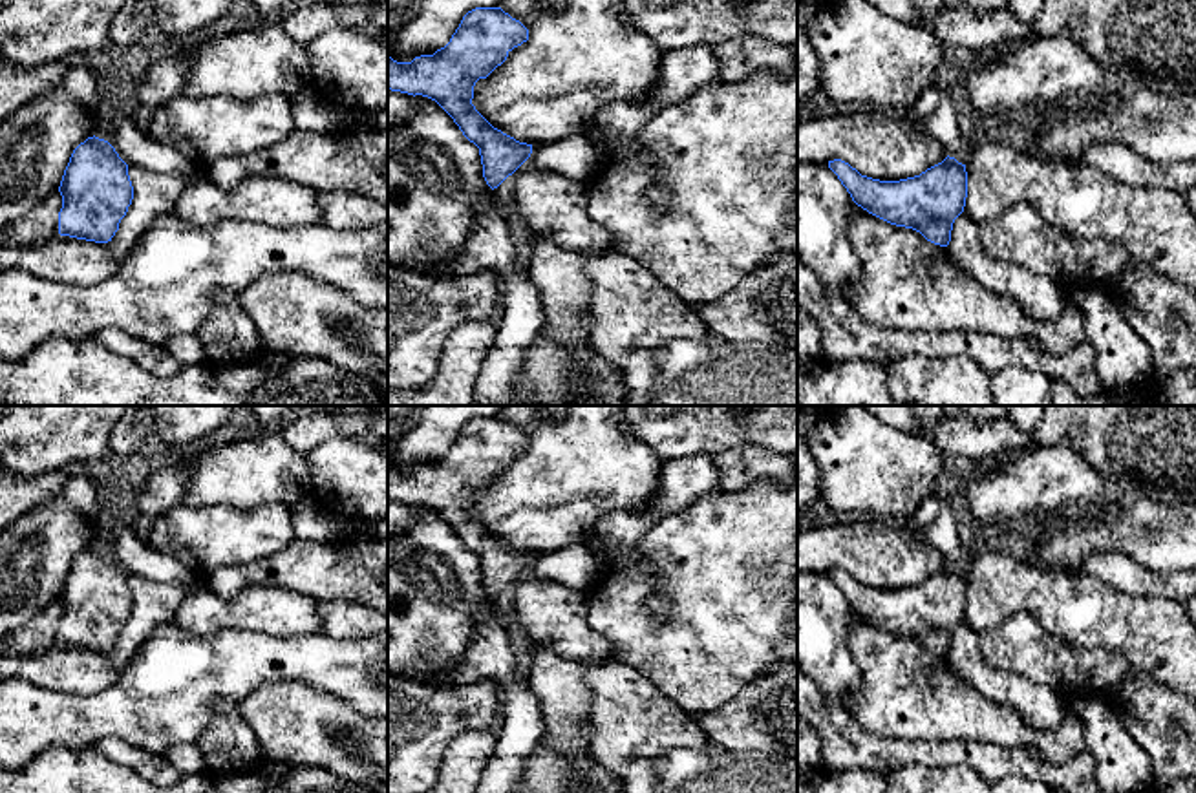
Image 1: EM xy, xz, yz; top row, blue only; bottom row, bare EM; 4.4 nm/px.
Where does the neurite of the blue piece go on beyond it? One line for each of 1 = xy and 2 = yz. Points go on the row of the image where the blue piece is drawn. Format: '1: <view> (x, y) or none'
1: none
2: none

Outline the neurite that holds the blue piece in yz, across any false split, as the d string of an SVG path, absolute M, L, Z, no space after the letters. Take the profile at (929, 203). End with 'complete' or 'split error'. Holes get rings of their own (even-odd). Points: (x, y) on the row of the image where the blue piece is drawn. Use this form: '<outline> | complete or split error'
M955 157L900 181L880 181L861 175L841 159L828 161L852 201L869 214L920 232L927 241L947 247L955 219L967 197L966 164Z | complete

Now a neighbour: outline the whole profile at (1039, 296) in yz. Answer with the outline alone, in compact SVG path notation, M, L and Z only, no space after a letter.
M966 210L953 223L947 252L960 270L984 289L1009 298L1031 322L1055 320L1064 307L1061 283L1019 263L988 258L980 248L978 228Z

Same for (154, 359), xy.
M104 327L95 334L95 342L115 354L130 358L154 376L168 378L181 371L181 364L165 345L139 340L121 329Z

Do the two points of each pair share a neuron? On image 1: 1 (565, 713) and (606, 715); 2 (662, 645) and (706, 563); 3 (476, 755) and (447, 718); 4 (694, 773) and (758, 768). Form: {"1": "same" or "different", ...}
{"1": "different", "2": "same", "3": "different", "4": "same"}

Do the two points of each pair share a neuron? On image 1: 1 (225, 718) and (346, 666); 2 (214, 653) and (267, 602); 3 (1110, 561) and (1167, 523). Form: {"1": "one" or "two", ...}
{"1": "two", "2": "two", "3": "two"}

